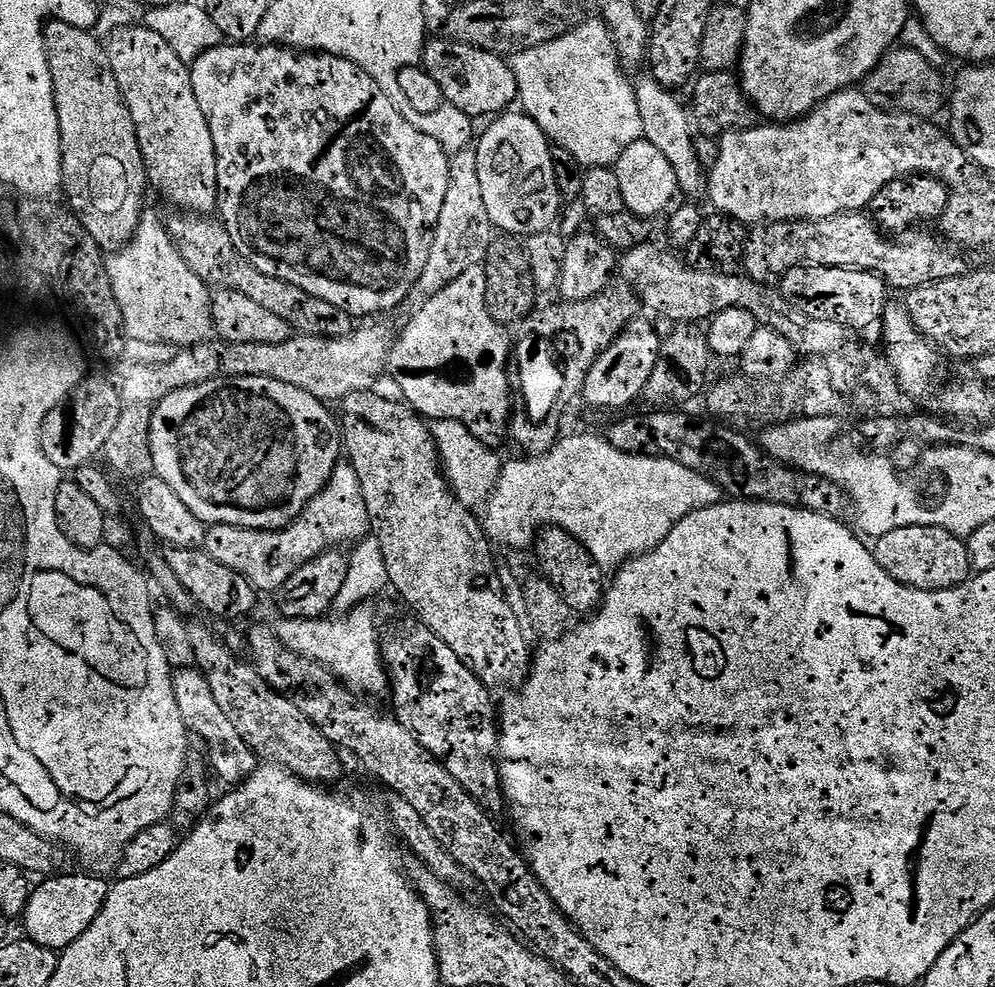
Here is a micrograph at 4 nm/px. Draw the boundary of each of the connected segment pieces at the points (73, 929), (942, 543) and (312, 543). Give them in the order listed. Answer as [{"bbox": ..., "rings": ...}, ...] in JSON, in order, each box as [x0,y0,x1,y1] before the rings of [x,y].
[{"bbox":[22,874,109,950],"rings":[[[56,874],[45,884],[37,883],[32,889],[32,897],[24,911],[22,923],[27,939],[53,950],[69,948],[98,918],[108,897],[109,881],[99,880],[96,876],[64,876]]]},{"bbox":[874,524,973,588],"rings":[[[919,524],[918,526],[902,526],[898,530],[890,530],[890,534],[875,537],[874,551],[876,561],[884,567],[896,580],[909,584],[911,588],[953,588],[964,583],[973,575],[972,556],[963,539],[955,536],[945,528],[935,528],[932,524]]]},{"bbox":[203,522,330,592],"rings":[[[293,522],[283,530],[245,528],[243,524],[213,524],[207,529],[203,551],[222,566],[234,570],[245,581],[264,592],[283,589],[292,575],[313,556],[330,549],[330,529],[324,524]]]}]

